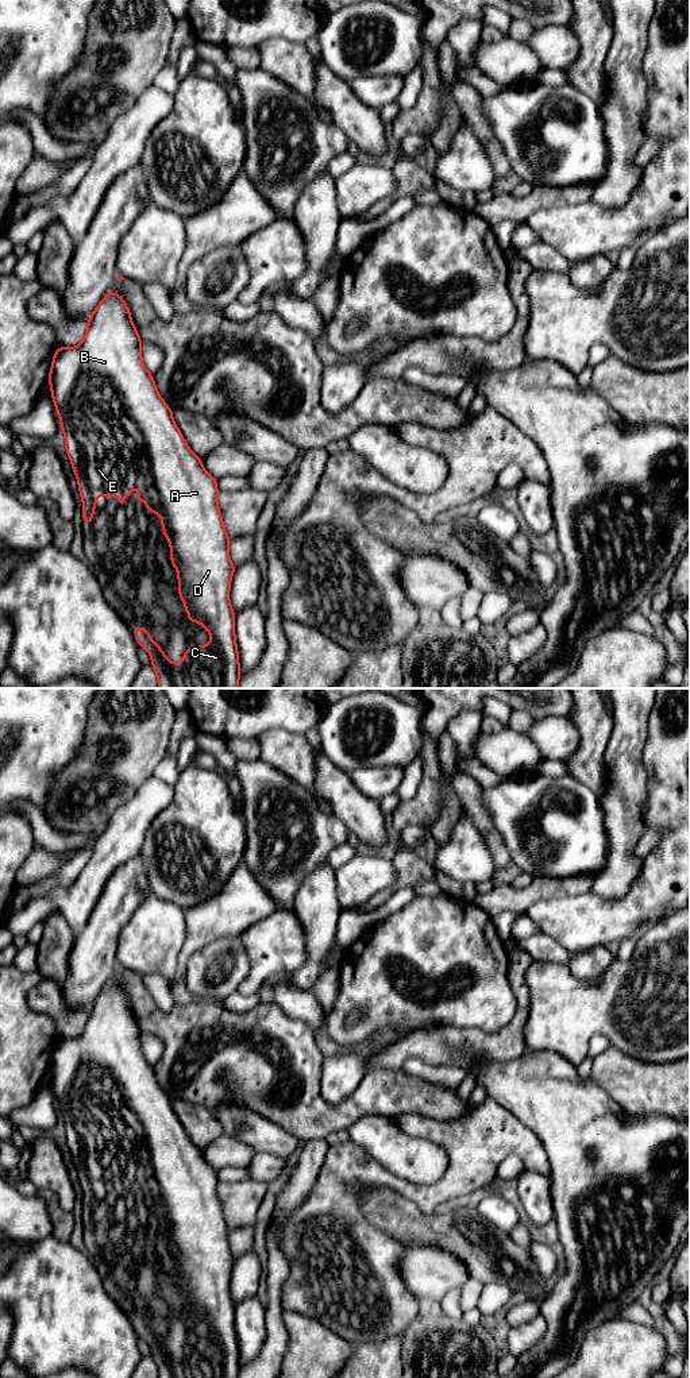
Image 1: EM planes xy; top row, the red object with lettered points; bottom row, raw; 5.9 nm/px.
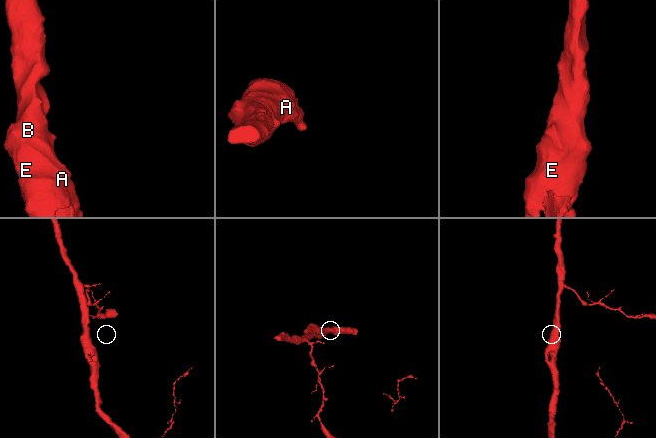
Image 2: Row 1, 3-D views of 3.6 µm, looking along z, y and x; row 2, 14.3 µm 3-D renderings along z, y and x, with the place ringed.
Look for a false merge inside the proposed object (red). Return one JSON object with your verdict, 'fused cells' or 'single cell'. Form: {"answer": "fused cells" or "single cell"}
{"answer": "single cell"}

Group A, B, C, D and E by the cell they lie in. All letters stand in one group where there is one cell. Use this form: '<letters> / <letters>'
A B C D E

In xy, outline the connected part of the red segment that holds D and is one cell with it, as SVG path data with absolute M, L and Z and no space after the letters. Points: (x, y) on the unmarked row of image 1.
M108 983L104 987L90 1004L85 1028L80 1035L73 1039L59 1037L55 1041L49 1076L65 1127L65 1140L77 1167L85 1217L90 1217L99 1185L117 1188L123 1196L131 1178L135 1177L136 1193L144 1192L149 1204L162 1208L163 1227L169 1231L171 1240L170 1254L176 1258L180 1273L177 1285L188 1302L188 1315L198 1313L211 1327L208 1336L185 1340L184 1350L173 1355L151 1329L147 1319L136 1317L135 1331L151 1348L158 1378L238 1378L242 1365L235 1328L235 1302L230 1293L231 1271L236 1258L230 1248L231 1230L225 1223L217 1196L217 1170L205 1162L203 1150L189 1139L173 1111L173 1101L159 1086L153 1065L142 1053L142 1030L131 1010L130 999L120 985Z

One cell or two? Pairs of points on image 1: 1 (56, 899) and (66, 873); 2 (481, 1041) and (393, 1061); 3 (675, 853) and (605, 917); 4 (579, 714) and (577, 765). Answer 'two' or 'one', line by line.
1: two
2: one
3: one
4: one

